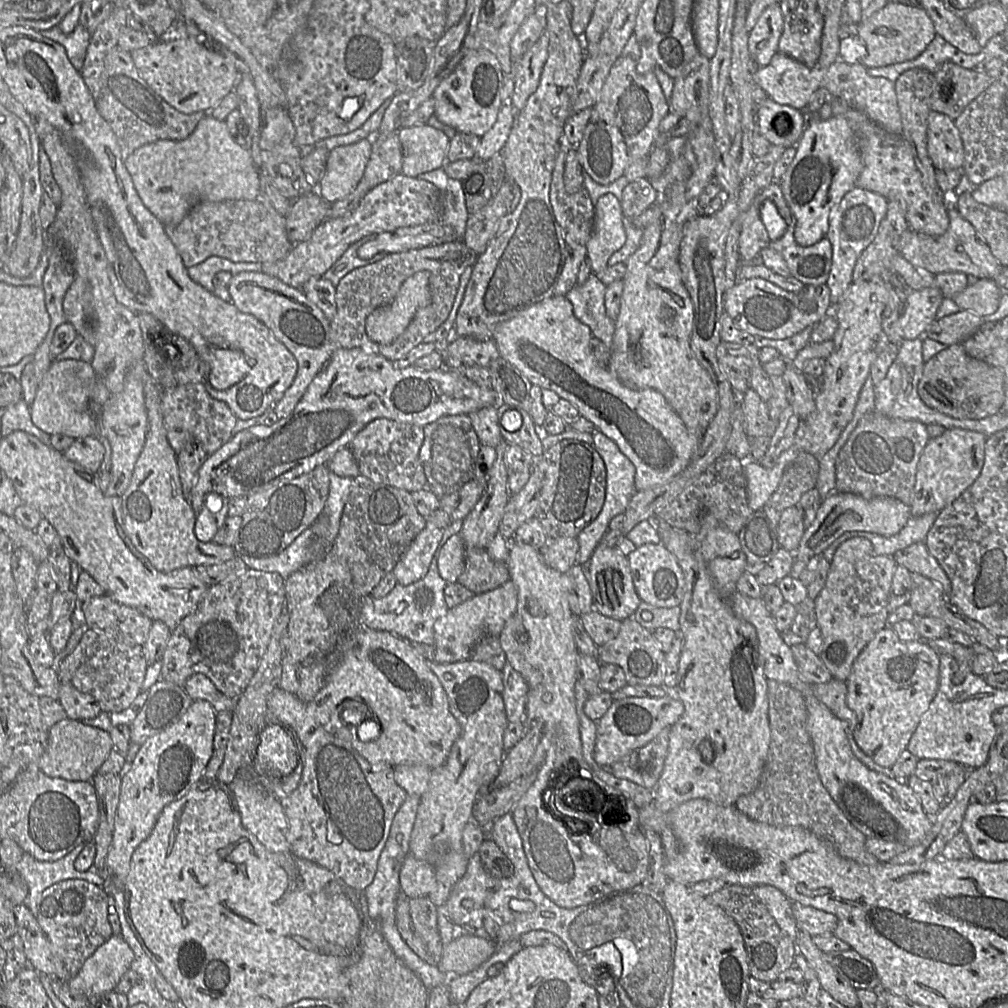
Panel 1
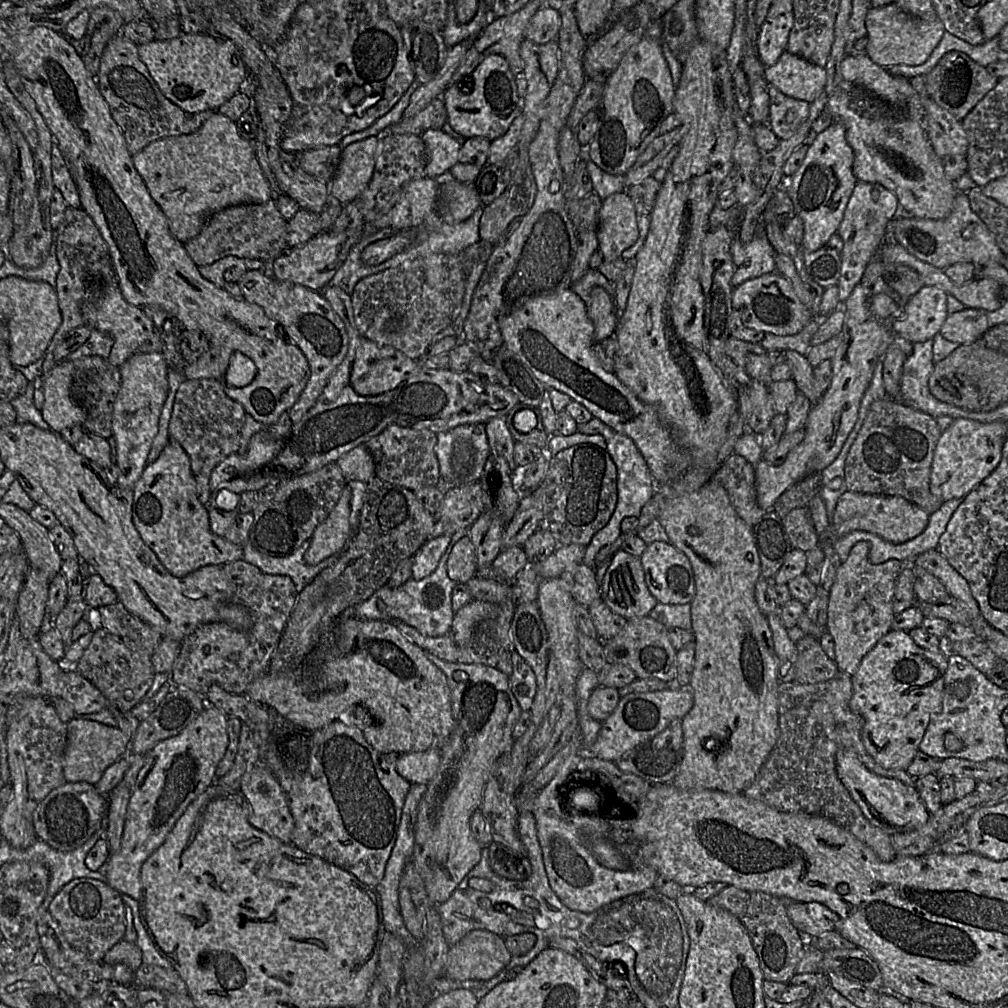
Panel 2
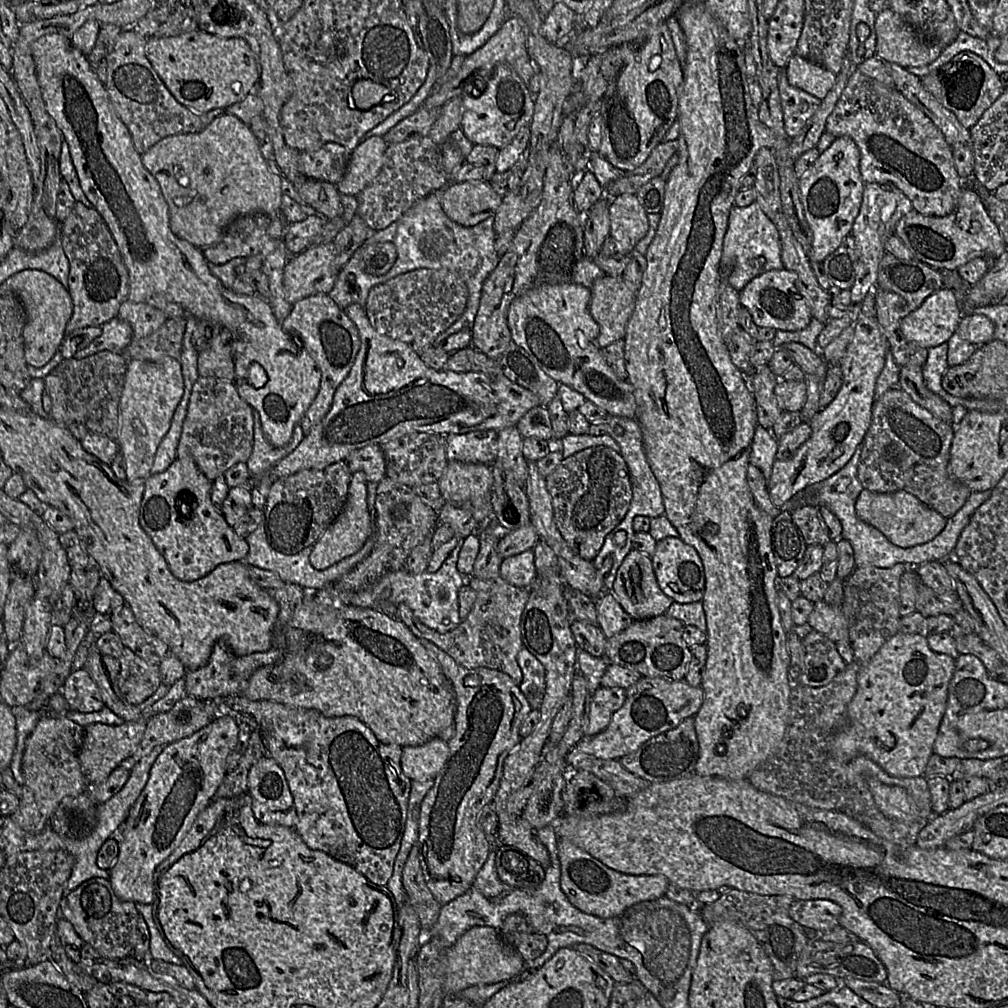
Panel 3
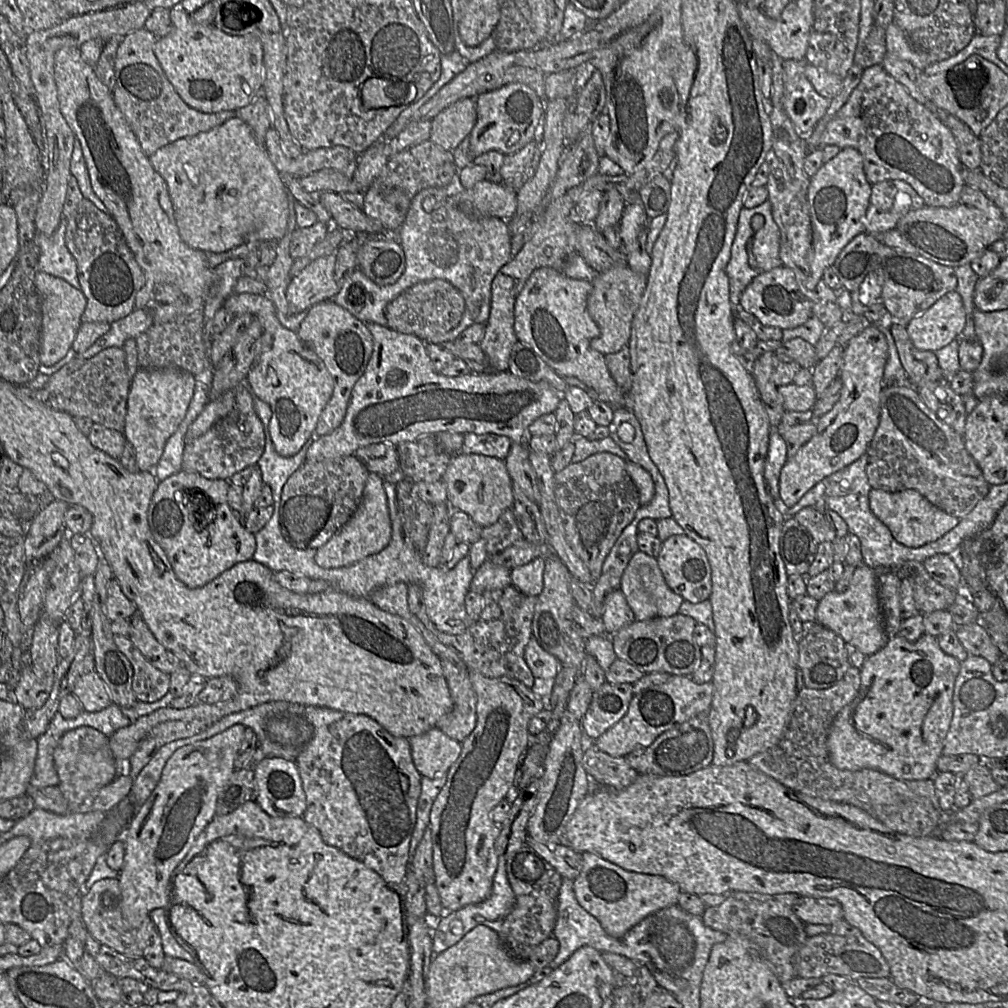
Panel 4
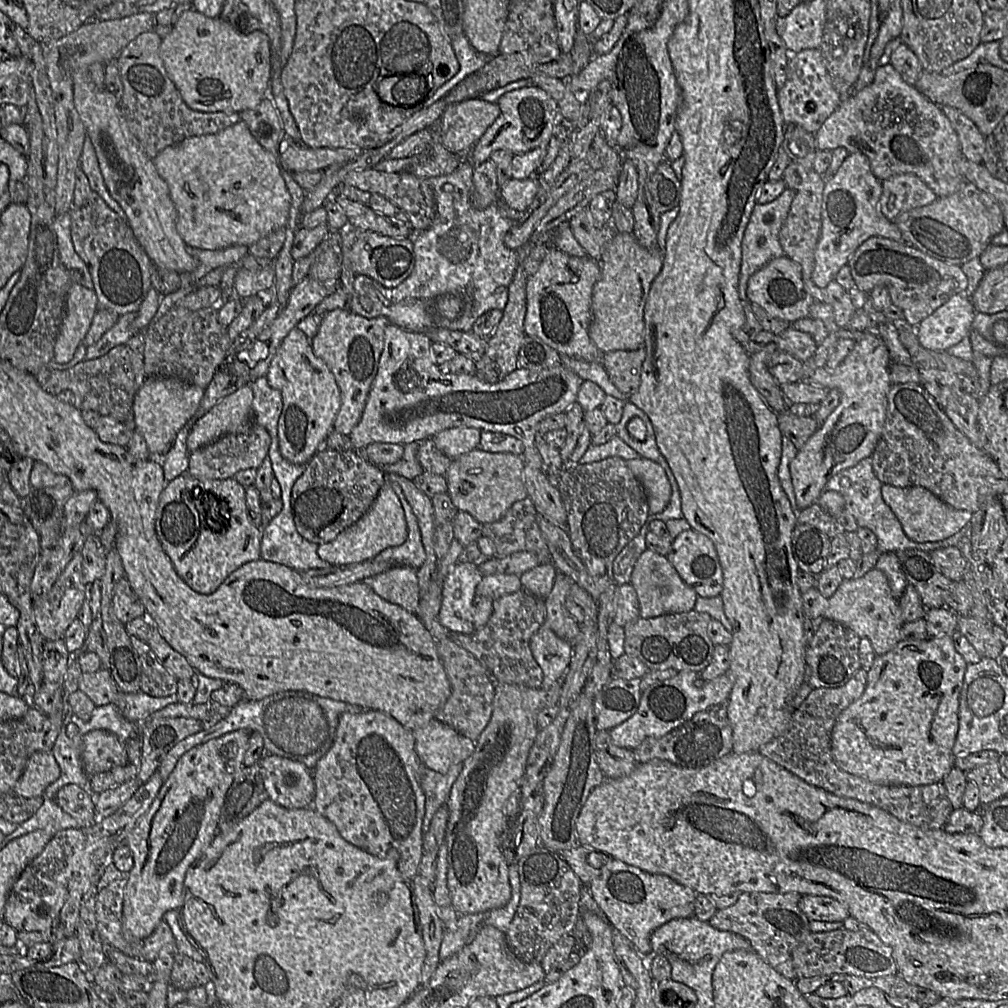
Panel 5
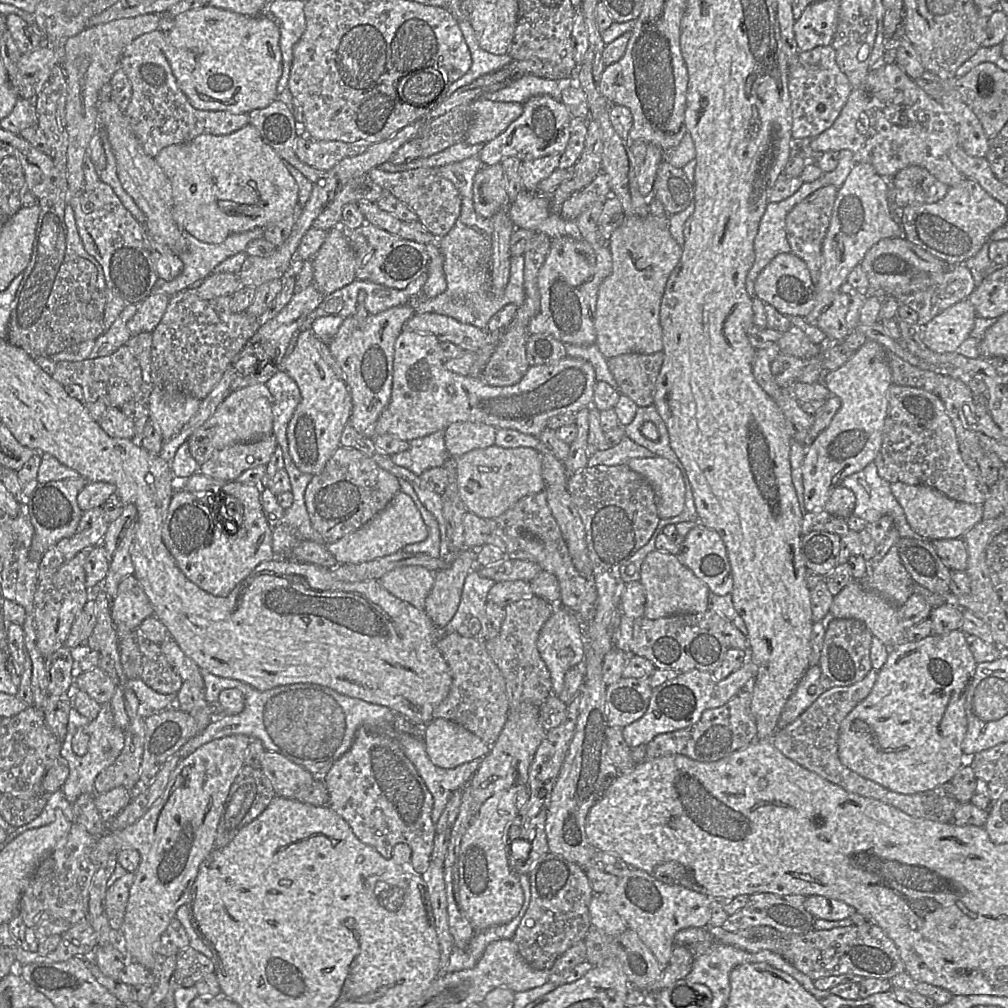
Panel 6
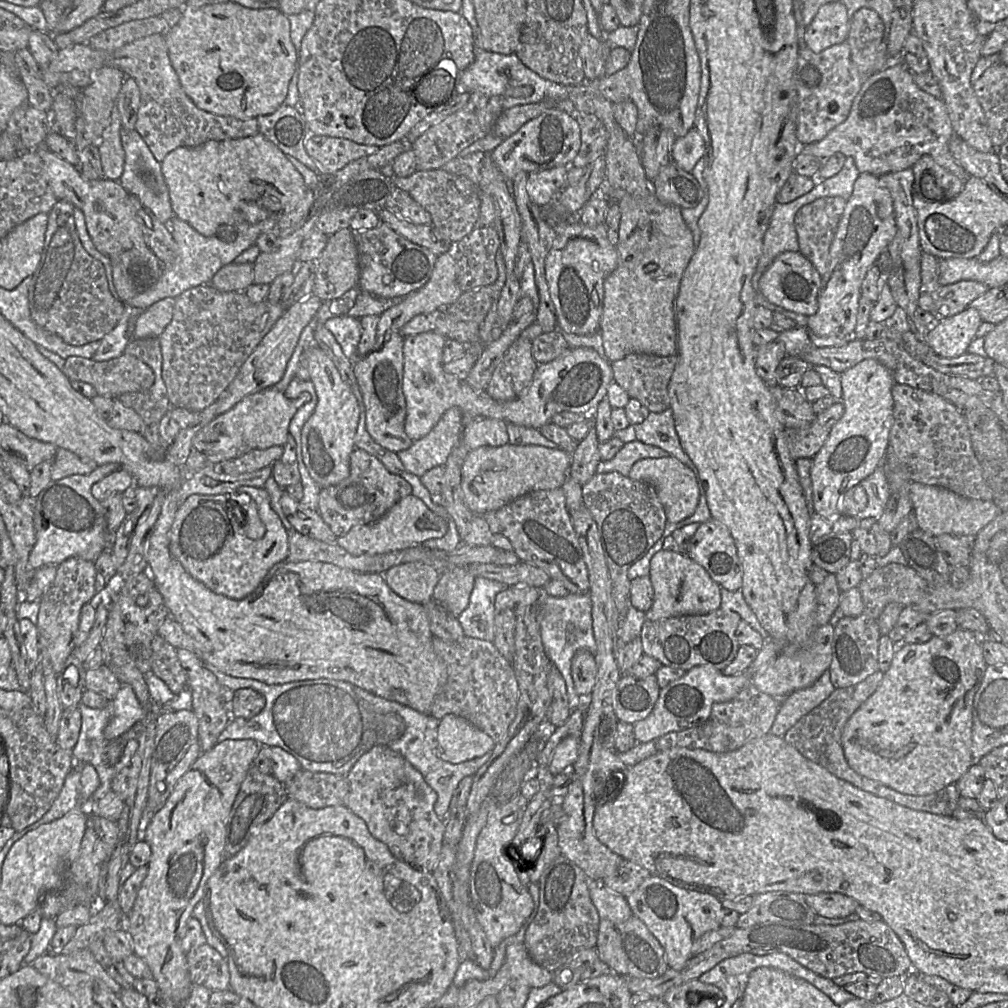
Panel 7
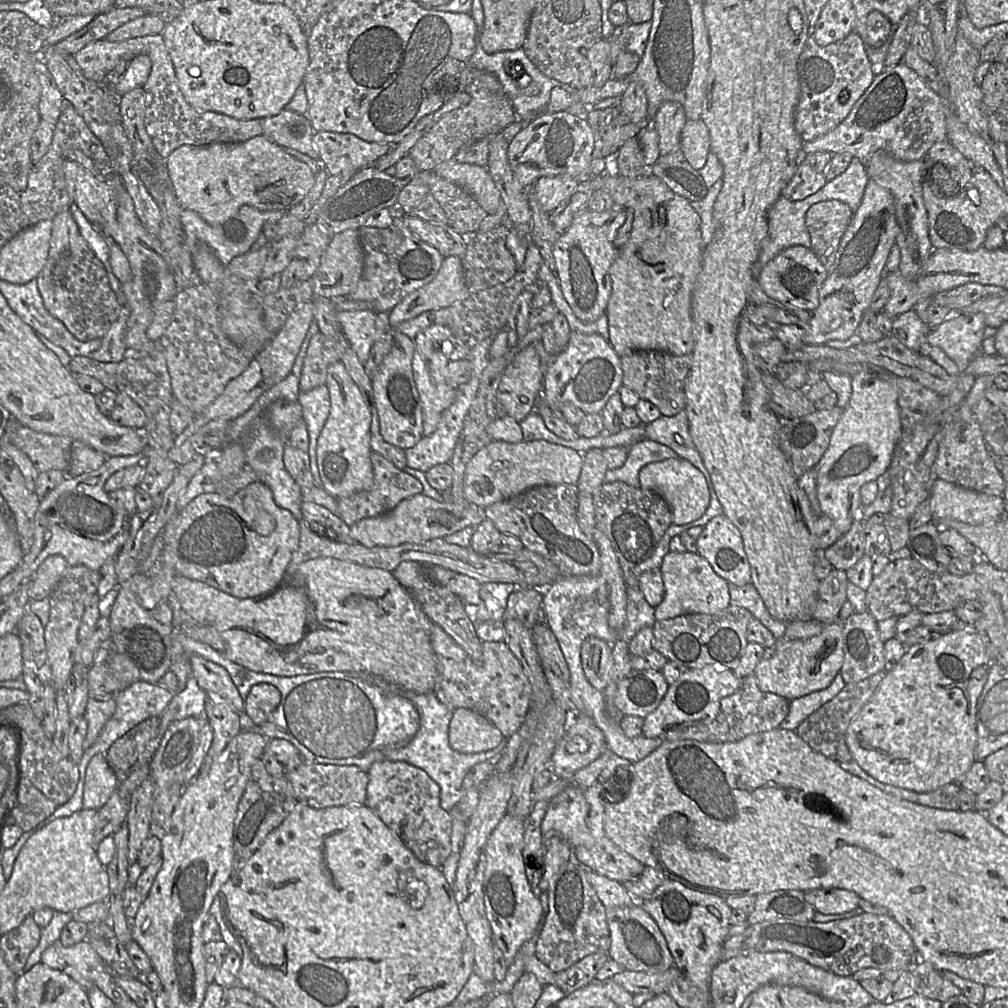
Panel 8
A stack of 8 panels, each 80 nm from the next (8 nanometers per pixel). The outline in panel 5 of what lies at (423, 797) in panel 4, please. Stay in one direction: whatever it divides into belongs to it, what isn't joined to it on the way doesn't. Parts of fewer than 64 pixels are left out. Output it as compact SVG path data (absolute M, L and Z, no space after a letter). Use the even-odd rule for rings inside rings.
M456 764L446 773L438 773L422 766L421 787L425 794L425 815L422 826L424 834L437 811L445 806L450 790L461 773L462 767L463 764Z

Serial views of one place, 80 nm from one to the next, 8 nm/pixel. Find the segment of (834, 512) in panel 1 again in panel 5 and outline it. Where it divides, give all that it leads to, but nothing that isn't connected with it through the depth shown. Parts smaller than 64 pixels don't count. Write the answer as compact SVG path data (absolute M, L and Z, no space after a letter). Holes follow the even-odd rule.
M883 484L885 503L899 520L905 535L914 542L936 542L949 538L970 524L973 512L955 509L921 486L896 487Z

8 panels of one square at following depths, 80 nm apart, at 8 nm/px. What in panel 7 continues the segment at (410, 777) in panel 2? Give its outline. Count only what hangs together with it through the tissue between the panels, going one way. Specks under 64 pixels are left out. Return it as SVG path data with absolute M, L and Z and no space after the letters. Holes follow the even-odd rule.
M447 714L439 720L438 750L442 760L459 764L493 750L494 740L467 719Z

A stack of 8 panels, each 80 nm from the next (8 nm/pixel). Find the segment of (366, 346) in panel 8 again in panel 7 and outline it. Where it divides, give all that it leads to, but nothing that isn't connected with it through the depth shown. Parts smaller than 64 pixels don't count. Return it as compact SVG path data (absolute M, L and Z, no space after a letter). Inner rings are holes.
M336 316L326 320L324 326L334 335L344 354L352 357L362 336L360 319L349 316Z

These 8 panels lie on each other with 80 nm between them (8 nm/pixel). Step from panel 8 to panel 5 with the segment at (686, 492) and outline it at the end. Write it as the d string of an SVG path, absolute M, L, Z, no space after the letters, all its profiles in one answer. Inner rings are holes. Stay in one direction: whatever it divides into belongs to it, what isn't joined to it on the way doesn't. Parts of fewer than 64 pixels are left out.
M644 458L628 460L626 465L644 488L650 514L662 512L672 495L666 470L659 463Z

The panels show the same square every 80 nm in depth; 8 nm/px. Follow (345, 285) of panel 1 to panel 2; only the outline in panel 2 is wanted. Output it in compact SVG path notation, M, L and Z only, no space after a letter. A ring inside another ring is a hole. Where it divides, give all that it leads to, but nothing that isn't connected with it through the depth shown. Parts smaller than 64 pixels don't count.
M480 240L455 254L431 254L418 257L397 267L362 278L350 295L354 325L358 333L377 344L391 346L411 359L422 358L432 344L433 337L449 326L459 315L465 294L466 280L472 268L480 262L486 262L494 247L492 243ZM395 316L405 319L405 327L399 331L386 330L386 322Z

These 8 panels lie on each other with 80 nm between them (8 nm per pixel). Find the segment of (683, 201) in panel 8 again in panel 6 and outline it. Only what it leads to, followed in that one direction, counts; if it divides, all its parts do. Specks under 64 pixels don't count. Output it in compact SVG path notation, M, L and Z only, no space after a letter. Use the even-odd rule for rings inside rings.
M669 215L625 216L605 243L611 251L611 274L599 286L593 315L595 344L611 358L627 353L663 351L660 307L667 280L682 256L683 248L669 230Z

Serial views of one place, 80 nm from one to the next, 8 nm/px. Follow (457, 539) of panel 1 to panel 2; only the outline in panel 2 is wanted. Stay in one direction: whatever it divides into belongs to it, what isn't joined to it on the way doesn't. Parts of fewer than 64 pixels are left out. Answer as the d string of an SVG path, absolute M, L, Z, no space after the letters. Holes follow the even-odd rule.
M467 535L452 547L446 567L448 577L456 583L467 583L475 576L475 547Z

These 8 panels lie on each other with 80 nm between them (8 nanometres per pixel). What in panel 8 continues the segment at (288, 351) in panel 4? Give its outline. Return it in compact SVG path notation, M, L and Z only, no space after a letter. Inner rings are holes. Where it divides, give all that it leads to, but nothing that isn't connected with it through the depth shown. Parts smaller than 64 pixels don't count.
M341 362L327 369L325 386L330 395L330 413L316 440L319 484L335 498L368 490L374 482L371 462L372 405Z

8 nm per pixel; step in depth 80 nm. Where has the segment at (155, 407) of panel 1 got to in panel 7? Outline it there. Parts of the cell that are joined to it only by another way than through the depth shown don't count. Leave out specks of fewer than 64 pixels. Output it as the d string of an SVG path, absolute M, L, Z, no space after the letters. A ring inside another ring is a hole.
M243 486L226 495L191 495L181 503L175 514L169 535L169 550L173 558L195 580L216 594L232 599L250 595L272 567L287 561L289 532L271 506L270 496L262 487ZM239 496L248 496L265 525L265 535L251 539L236 521L234 506Z

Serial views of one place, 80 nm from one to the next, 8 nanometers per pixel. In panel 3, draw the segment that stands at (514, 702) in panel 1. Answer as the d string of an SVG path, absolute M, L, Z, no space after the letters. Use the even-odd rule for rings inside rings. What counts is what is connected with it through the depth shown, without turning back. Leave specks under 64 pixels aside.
M523 647L518 652L516 660L523 676L519 688L532 709L538 709L545 693L545 668L534 655Z

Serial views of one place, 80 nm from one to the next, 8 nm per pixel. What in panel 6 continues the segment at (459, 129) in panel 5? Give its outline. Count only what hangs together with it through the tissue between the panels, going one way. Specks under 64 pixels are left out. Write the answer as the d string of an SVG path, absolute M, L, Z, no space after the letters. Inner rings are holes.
M478 98L470 104L471 118L463 142L485 144L518 119L523 112L521 103L492 102Z

